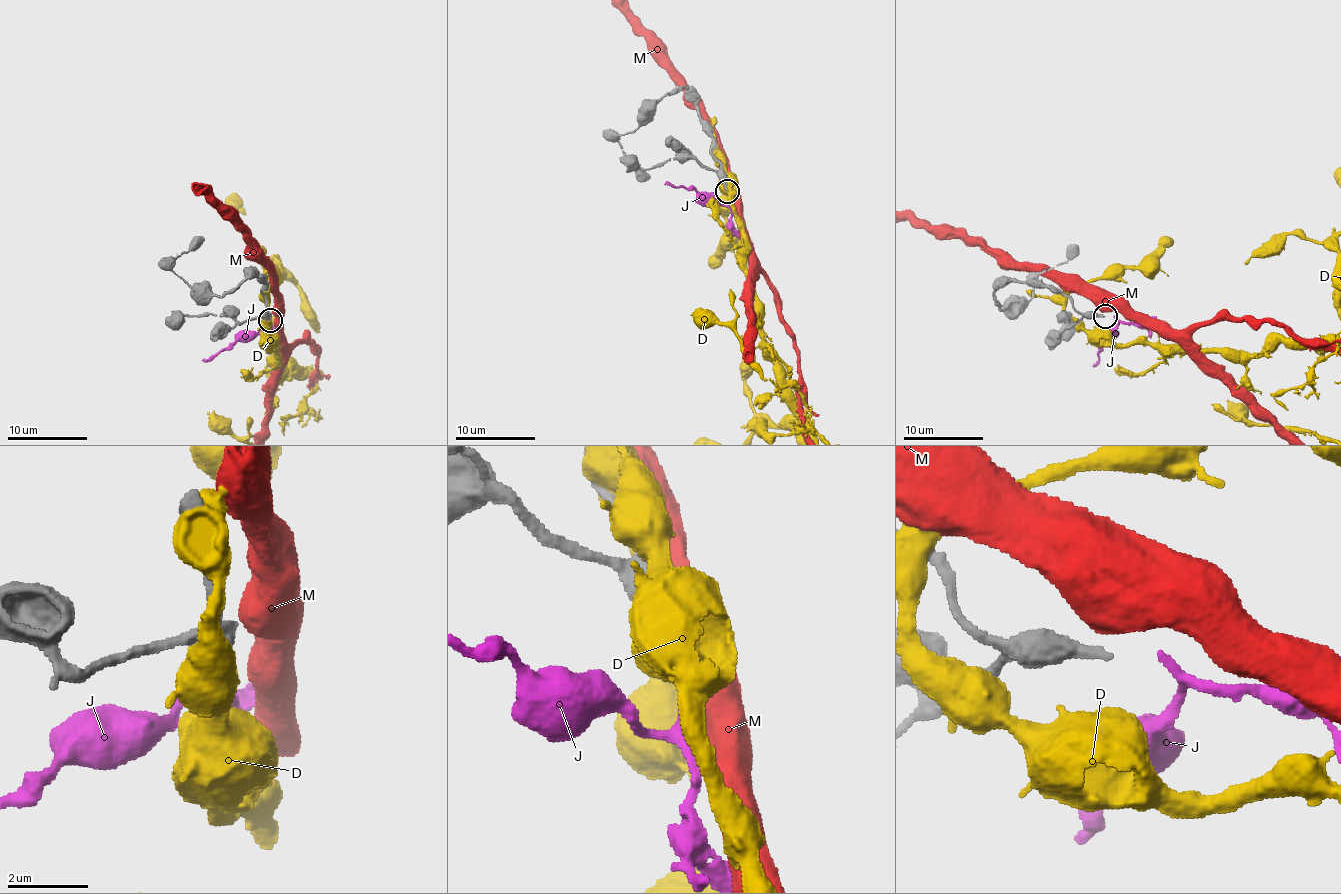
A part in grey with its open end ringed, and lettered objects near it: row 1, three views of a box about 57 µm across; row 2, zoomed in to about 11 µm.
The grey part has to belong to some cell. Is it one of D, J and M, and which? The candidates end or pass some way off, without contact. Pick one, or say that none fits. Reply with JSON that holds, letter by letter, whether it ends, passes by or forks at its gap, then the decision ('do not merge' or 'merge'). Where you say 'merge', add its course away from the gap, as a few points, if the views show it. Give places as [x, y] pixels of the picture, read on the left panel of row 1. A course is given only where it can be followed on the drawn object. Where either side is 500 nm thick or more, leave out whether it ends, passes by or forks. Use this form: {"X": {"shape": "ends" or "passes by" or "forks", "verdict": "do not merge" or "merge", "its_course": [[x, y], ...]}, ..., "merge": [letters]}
{"D": {"verdict": "do not merge"}, "J": {"shape": "passes by", "verdict": "do not merge"}, "M": {"verdict": "do not merge"}, "merge": []}

